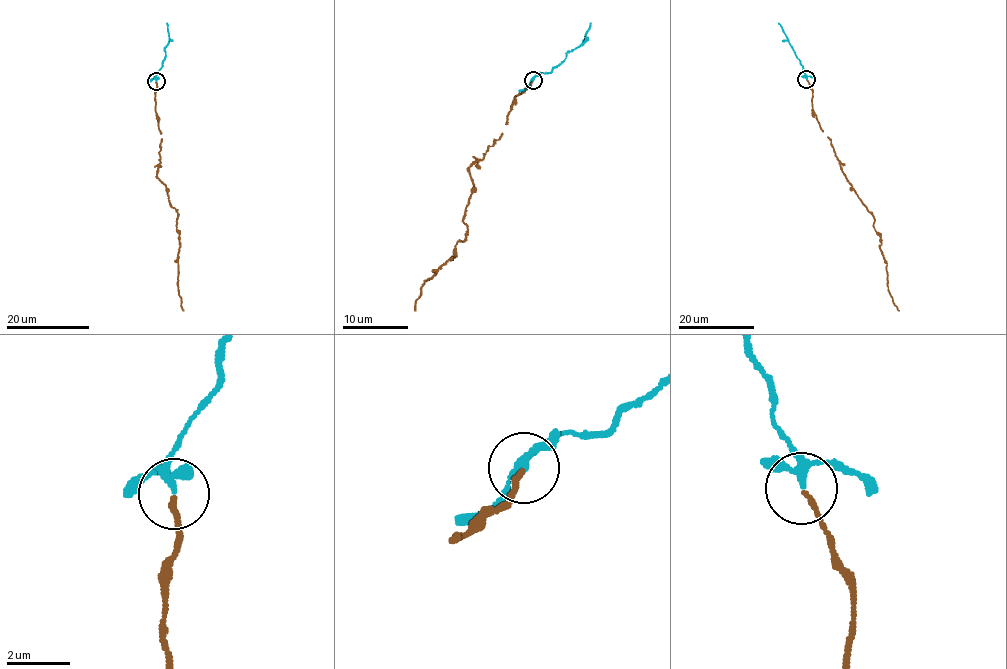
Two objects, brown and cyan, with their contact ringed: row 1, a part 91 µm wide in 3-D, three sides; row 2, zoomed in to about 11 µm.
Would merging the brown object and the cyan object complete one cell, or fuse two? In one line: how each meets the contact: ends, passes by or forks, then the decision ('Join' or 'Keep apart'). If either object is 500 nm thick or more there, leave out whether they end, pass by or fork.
At the ring brown ends. At the ring cyan forks. Join

